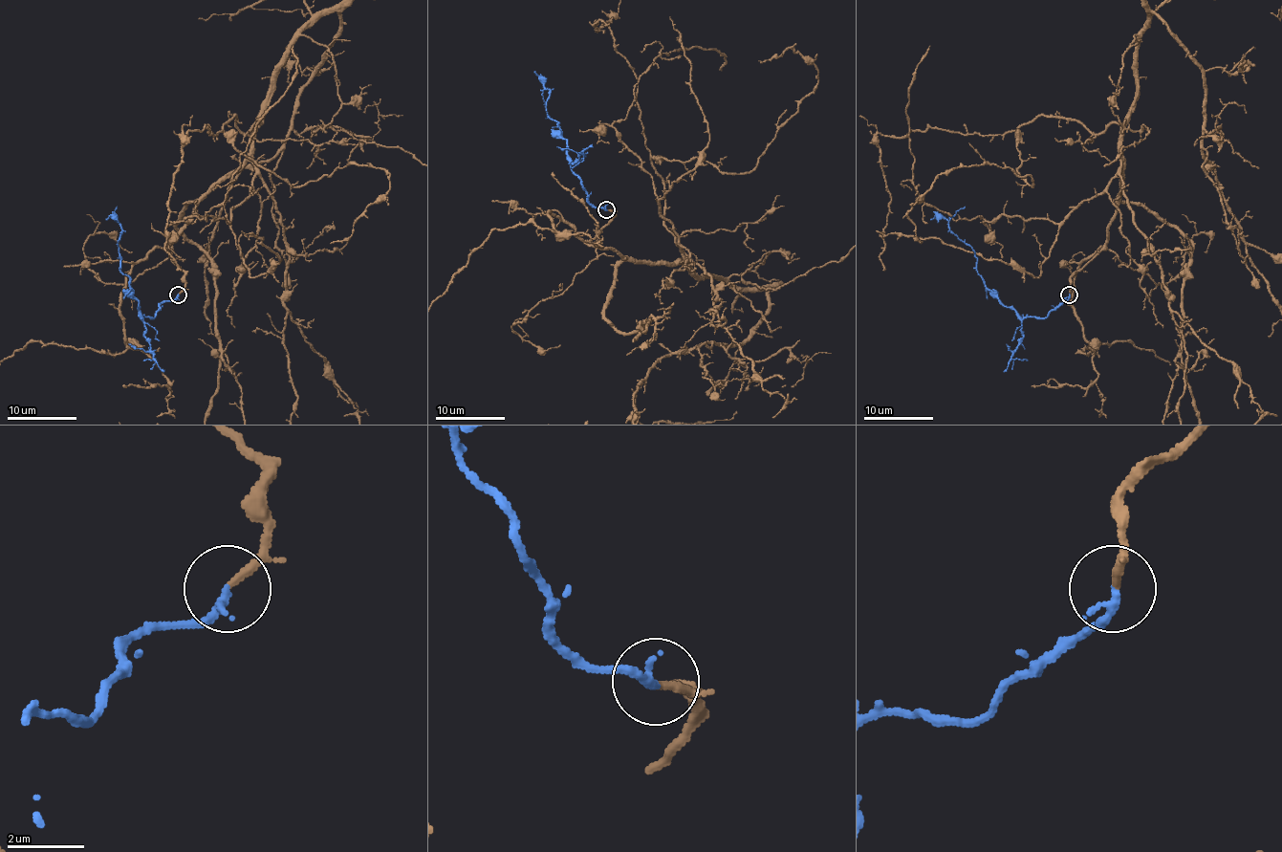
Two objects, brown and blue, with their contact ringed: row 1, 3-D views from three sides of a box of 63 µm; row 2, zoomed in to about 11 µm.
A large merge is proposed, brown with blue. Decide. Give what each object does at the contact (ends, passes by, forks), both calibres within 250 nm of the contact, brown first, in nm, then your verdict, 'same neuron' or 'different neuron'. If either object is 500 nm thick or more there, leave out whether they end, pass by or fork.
brown ends there; blue ends there; 200 nm thick on the brown side, 240 nm on the other; same neuron

